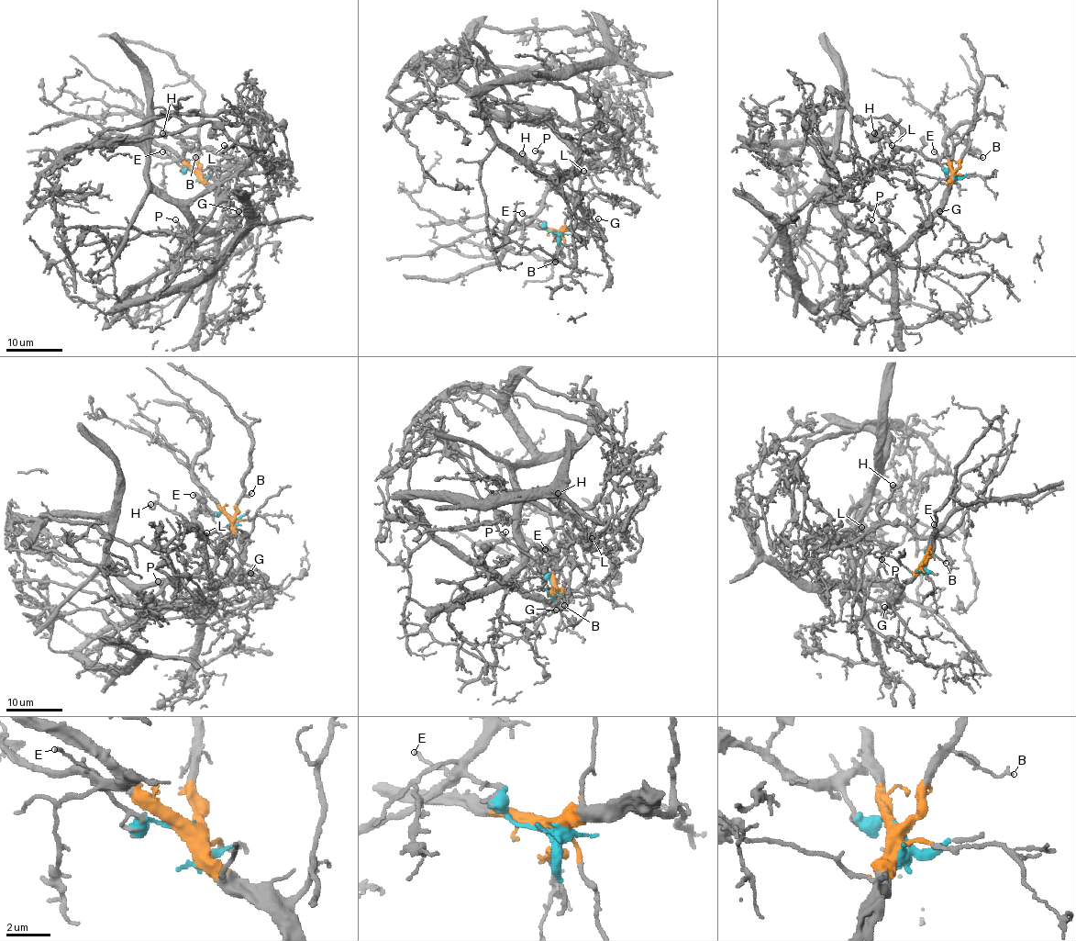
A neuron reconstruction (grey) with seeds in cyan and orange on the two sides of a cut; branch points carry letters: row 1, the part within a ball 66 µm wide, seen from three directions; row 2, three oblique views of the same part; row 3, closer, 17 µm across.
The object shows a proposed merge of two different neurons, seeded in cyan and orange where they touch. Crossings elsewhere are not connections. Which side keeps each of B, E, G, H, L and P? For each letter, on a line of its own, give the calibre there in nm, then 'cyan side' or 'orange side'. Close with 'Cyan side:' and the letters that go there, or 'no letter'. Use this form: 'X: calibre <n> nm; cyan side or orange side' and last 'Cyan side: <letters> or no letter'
B: calibre 100 nm; orange side
E: calibre 120 nm; cyan side
G: calibre 110 nm; orange side
H: calibre 140 nm; cyan side
L: calibre 120 nm; cyan side
P: calibre 160 nm; orange side
Cyan side: E, H, L

